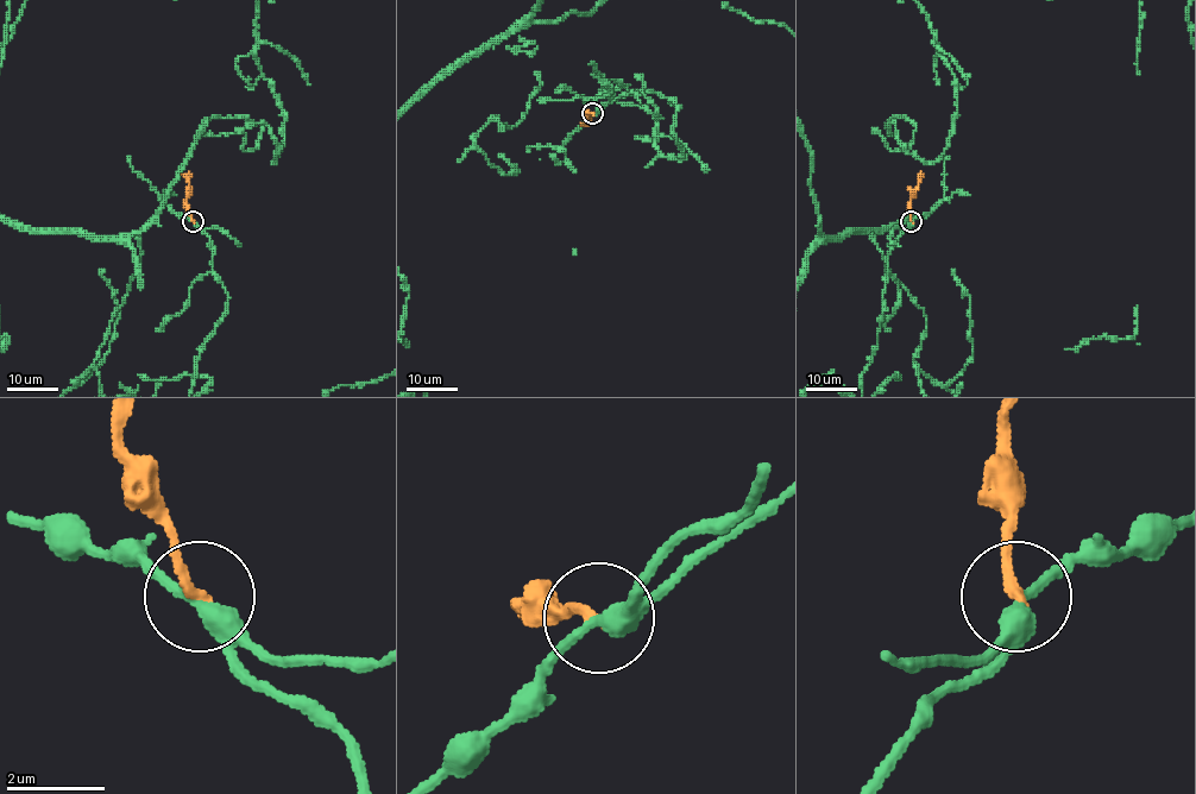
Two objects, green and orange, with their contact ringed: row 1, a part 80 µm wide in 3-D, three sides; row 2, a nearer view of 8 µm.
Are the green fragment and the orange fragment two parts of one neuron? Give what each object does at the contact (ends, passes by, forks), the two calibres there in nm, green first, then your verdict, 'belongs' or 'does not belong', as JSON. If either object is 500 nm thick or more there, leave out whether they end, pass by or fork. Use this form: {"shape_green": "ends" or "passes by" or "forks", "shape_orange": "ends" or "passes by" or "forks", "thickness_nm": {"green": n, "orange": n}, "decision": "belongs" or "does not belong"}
{"shape_green": "passes by", "shape_orange": "ends", "thickness_nm": {"green": 320, "orange": 240}, "decision": "does not belong"}

